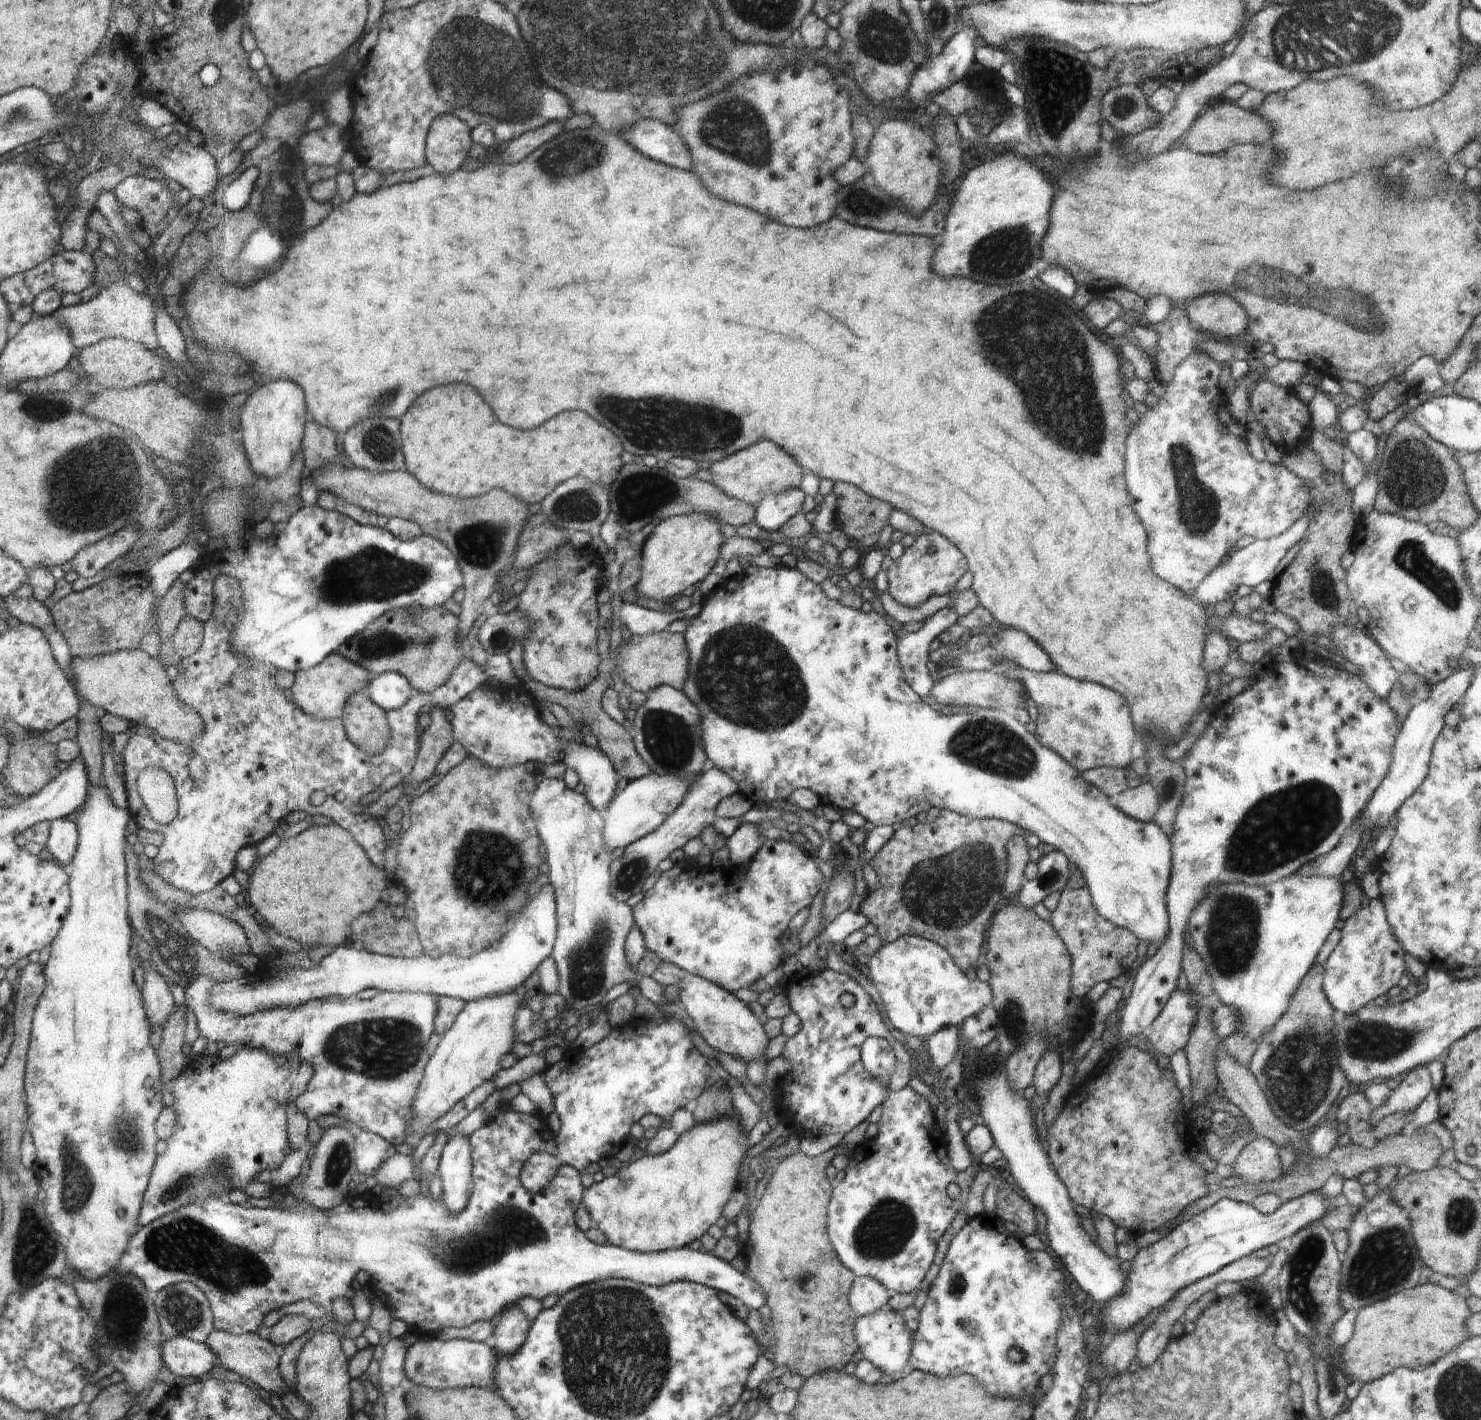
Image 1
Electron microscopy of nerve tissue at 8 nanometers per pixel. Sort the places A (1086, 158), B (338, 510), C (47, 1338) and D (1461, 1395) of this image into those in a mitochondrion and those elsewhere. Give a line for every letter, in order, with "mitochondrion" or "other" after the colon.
A: other
B: other
C: other
D: mitochondrion

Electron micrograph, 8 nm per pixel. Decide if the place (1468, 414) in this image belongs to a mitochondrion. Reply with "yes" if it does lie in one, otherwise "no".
no

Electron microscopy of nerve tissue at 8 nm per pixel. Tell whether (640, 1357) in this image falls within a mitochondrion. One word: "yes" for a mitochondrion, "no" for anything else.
yes

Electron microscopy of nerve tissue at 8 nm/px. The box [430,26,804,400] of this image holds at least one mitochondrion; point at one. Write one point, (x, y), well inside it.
(747, 141)

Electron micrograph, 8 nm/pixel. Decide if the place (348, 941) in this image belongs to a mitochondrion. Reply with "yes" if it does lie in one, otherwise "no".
no

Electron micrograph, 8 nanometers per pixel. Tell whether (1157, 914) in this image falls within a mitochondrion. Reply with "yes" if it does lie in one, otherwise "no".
no

